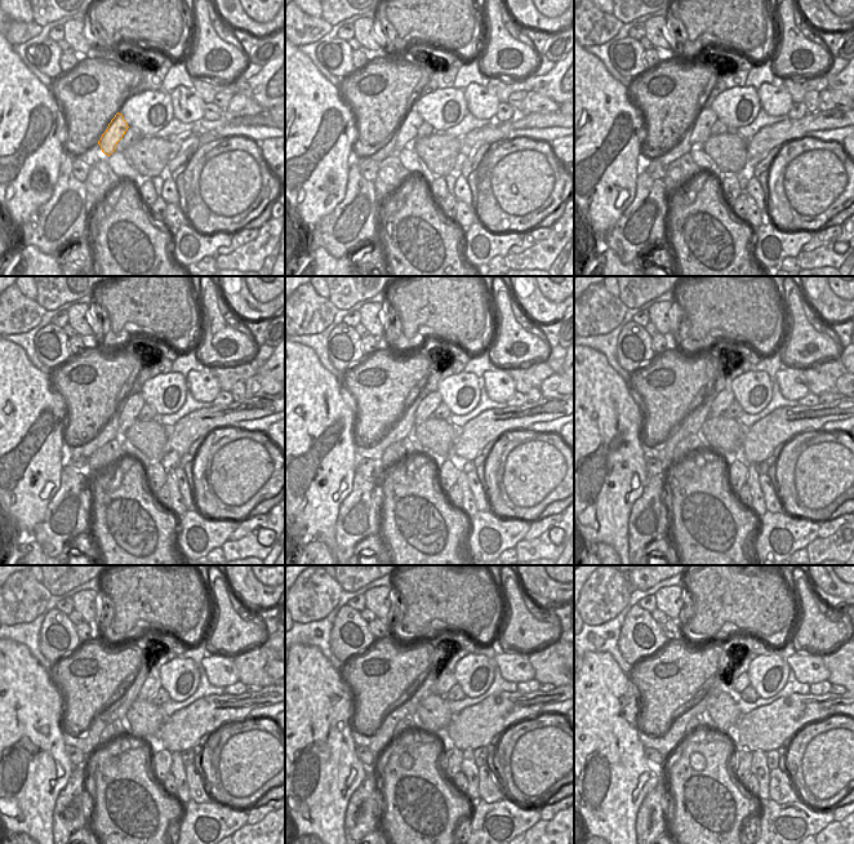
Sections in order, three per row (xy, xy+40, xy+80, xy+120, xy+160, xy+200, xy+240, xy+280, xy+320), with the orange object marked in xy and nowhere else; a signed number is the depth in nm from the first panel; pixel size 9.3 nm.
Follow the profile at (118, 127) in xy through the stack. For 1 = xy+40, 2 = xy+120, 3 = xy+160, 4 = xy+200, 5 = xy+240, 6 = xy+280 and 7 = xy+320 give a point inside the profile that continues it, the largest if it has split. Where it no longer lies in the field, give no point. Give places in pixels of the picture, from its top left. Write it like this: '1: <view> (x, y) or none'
1: xy+40 (405, 137)
2: xy+120 (130, 407)
3: xy+160 (431, 401)
4: xy+200 (724, 399)
5: xy+240 (151, 685)
6: xy+280 (445, 682)
7: xy+320 (742, 682)

